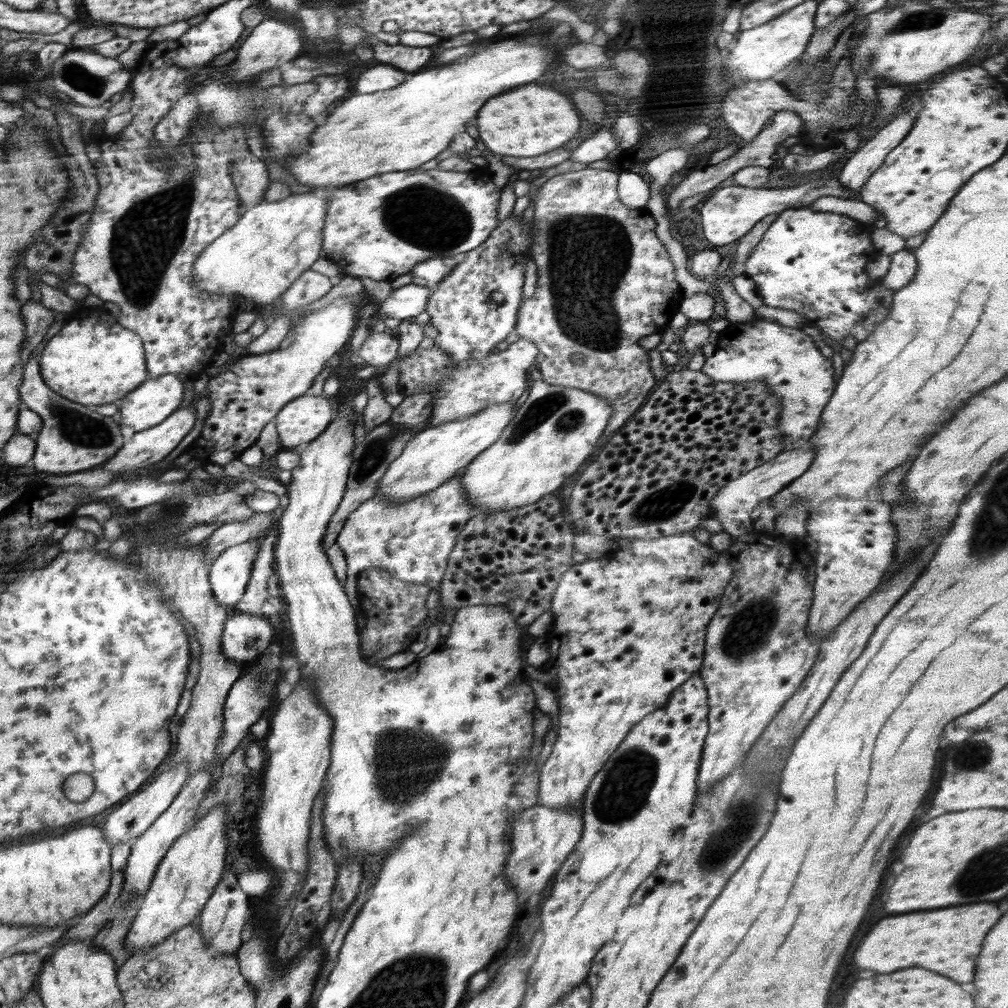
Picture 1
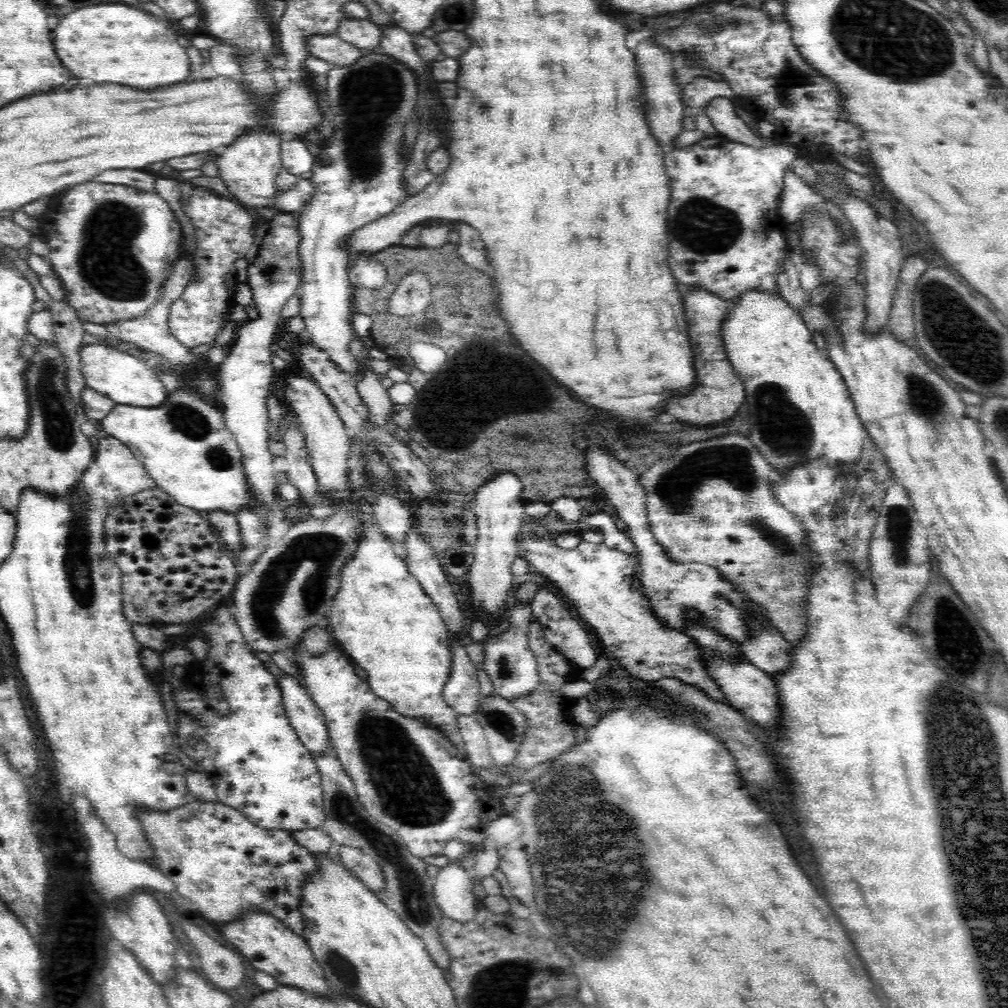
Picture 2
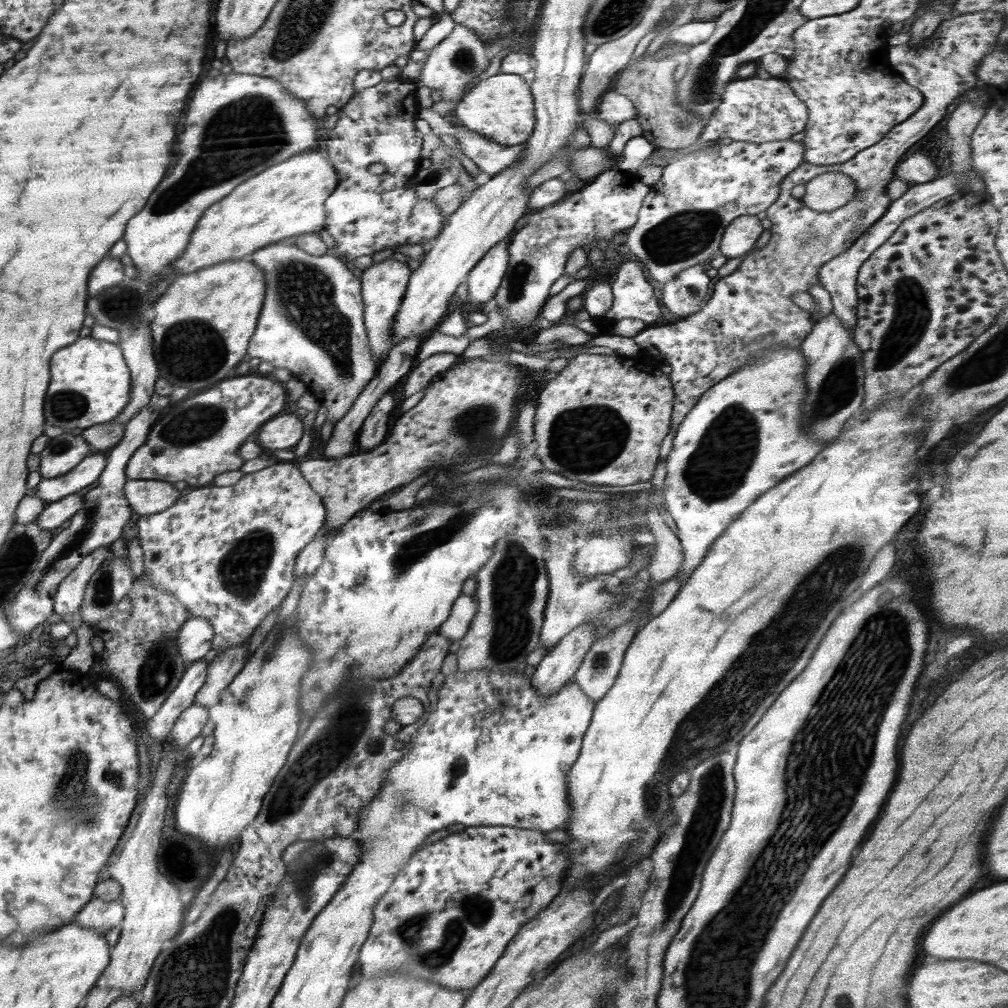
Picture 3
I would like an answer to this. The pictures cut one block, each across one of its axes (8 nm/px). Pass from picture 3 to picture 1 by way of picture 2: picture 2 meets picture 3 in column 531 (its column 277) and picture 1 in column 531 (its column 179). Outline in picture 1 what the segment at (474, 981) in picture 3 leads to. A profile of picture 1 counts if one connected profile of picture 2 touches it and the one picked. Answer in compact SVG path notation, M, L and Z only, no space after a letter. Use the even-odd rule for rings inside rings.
M540 804L522 810L513 819L512 854L506 862L506 874L510 874L510 882L516 893L540 894L555 876L566 857L573 852L583 831L582 811L578 807L547 807Z

